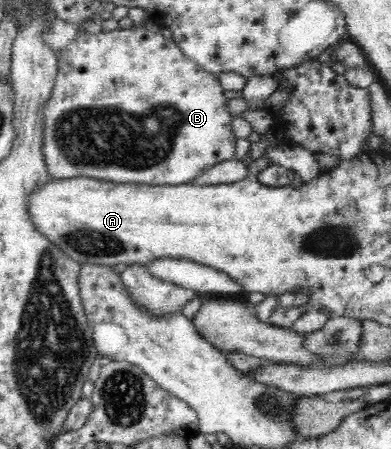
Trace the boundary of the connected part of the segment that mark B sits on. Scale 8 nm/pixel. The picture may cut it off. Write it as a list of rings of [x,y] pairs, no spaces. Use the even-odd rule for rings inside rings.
[[[143,26],[133,29],[114,29],[108,33],[77,33],[58,55],[58,71],[52,91],[41,107],[41,156],[44,158],[51,179],[70,179],[90,177],[118,183],[147,183],[155,186],[190,184],[210,167],[234,158],[238,136],[232,130],[232,112],[228,110],[228,101],[224,97],[224,88],[219,76],[204,69],[200,63],[189,59],[172,39],[166,39],[162,33],[146,30]]]

